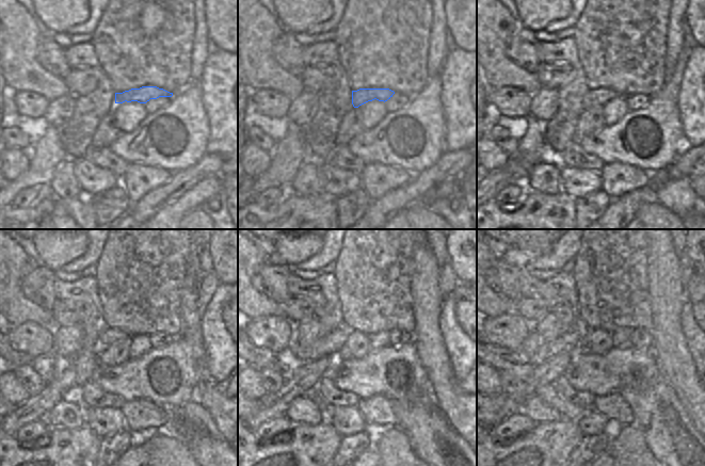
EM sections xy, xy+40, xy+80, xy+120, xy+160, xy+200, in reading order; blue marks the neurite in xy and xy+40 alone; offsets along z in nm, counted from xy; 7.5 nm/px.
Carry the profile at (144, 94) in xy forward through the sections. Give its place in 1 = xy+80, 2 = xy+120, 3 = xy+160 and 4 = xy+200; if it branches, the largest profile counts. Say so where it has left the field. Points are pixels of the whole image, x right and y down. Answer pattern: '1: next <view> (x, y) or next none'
1: next xy+80 (597, 96)
2: next xy+120 (110, 336)
3: next xy+160 (330, 344)
4: next xy+200 (537, 350)

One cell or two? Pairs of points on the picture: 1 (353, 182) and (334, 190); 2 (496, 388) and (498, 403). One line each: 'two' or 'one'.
1: one
2: two

